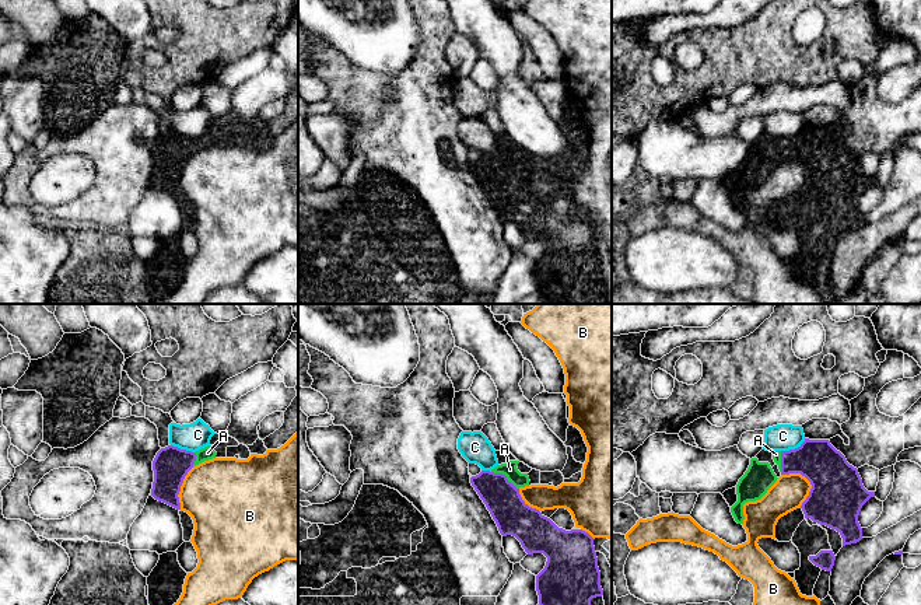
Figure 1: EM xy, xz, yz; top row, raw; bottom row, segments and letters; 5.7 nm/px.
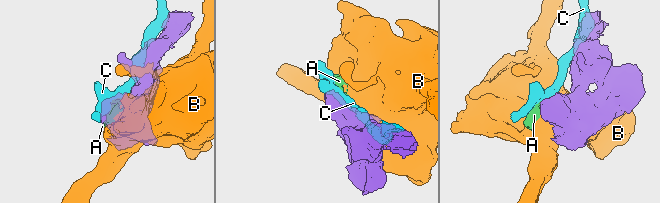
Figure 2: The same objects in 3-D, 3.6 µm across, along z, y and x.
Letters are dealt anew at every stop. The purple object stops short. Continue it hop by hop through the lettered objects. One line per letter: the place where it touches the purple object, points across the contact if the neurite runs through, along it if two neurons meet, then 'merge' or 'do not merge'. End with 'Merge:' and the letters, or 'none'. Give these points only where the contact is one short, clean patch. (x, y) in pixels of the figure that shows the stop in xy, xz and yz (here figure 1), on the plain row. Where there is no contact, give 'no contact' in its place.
A: contact xz (505, 163); way xz (512, 203), (505, 192), (505, 163), (510, 156); merge
B: contact yz (808, 165); do not merge
C: contact yz (792, 136); do not merge
Merge: A

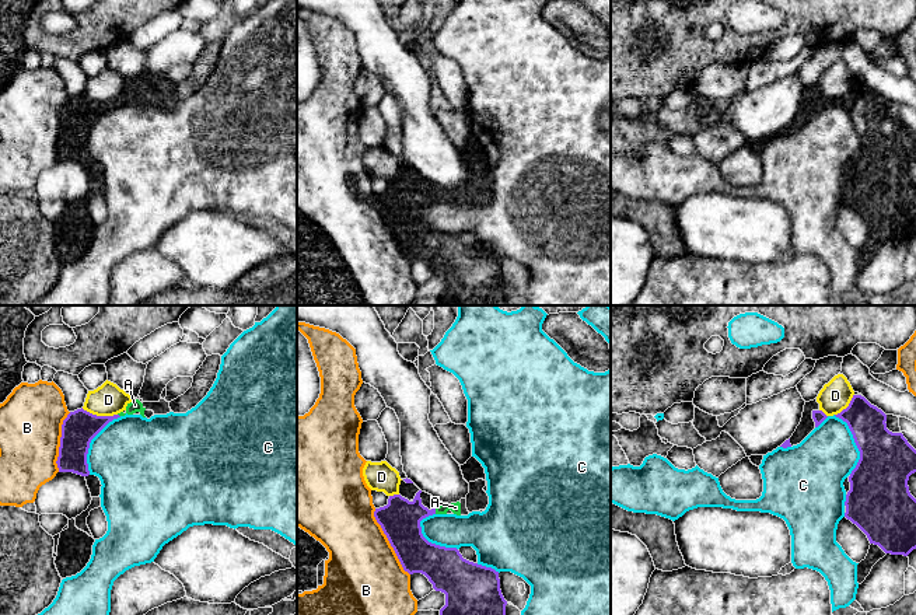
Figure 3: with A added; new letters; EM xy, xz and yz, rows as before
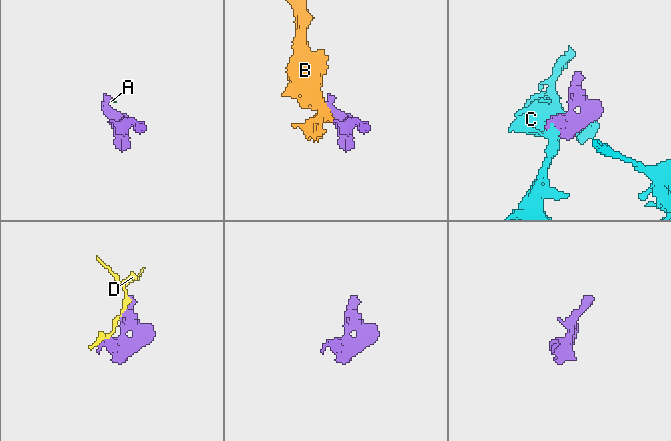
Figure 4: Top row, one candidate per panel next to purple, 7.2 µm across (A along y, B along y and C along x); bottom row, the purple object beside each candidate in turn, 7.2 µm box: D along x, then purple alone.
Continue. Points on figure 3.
A: contact xz (434, 198); way xz (399, 206), (413, 198), (434, 198), (444, 194), (455, 194); merge
B: contact xz (390, 229); do not merge
C: contact xy (90, 128); do not merge
D: contact xy (100, 102); do not merge
Merge: A

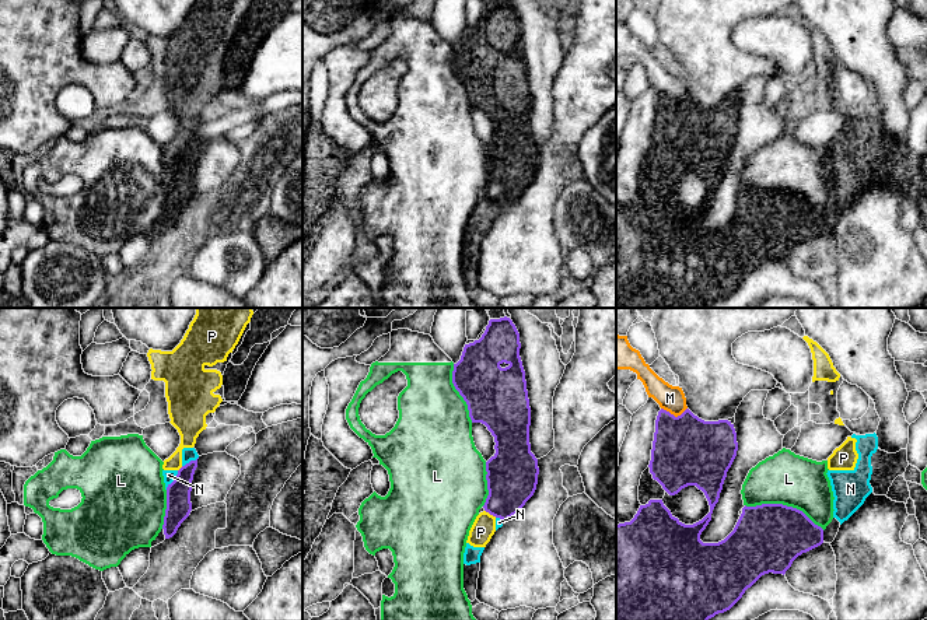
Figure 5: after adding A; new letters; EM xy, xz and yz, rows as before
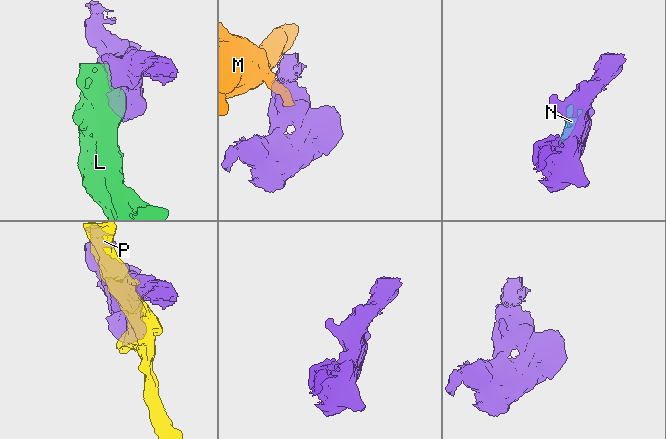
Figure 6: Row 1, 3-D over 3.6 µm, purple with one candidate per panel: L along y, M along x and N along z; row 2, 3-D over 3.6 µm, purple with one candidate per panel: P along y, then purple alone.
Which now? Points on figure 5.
L: contact yz (784, 192); do not merge
M: contact yz (672, 101); border yz (661, 94), (675, 102), (679, 102), (686, 95); do not merge
N: contact xy (174, 167); border xy (178, 157), (174, 167), (165, 175); do not merge
P: contact xz (490, 200); border xz (485, 196), (496, 203); do not merge
Merge: none

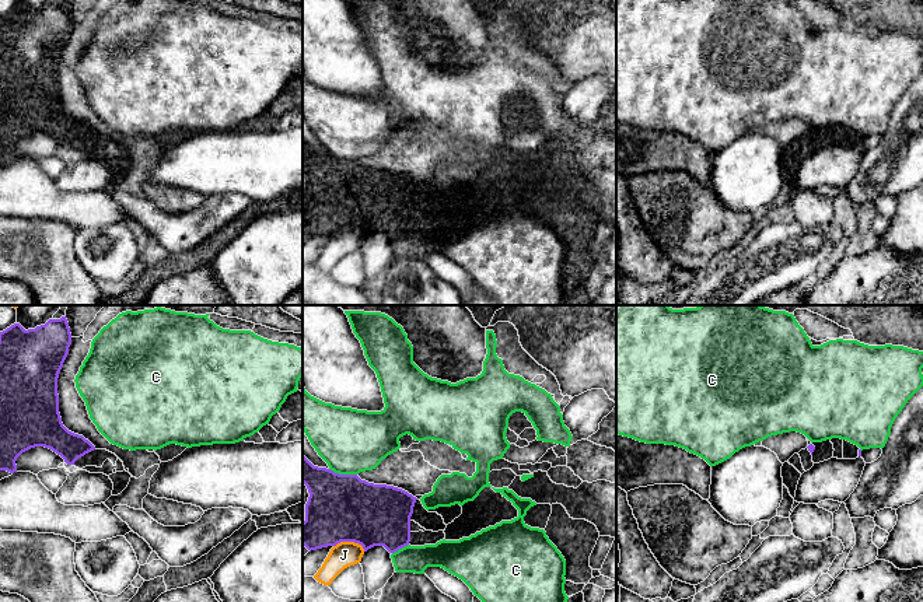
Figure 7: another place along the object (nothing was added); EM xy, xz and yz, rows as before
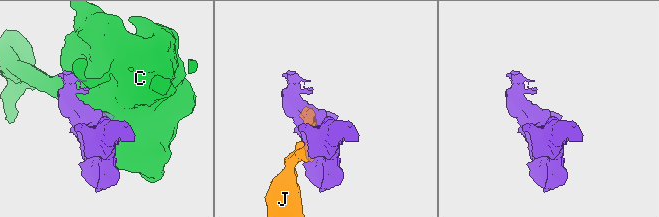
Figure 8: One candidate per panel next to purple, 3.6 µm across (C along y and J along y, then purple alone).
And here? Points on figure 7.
C: contact xz (343, 161); do not merge
J: contact xz (350, 227); do not merge
Merge: none

